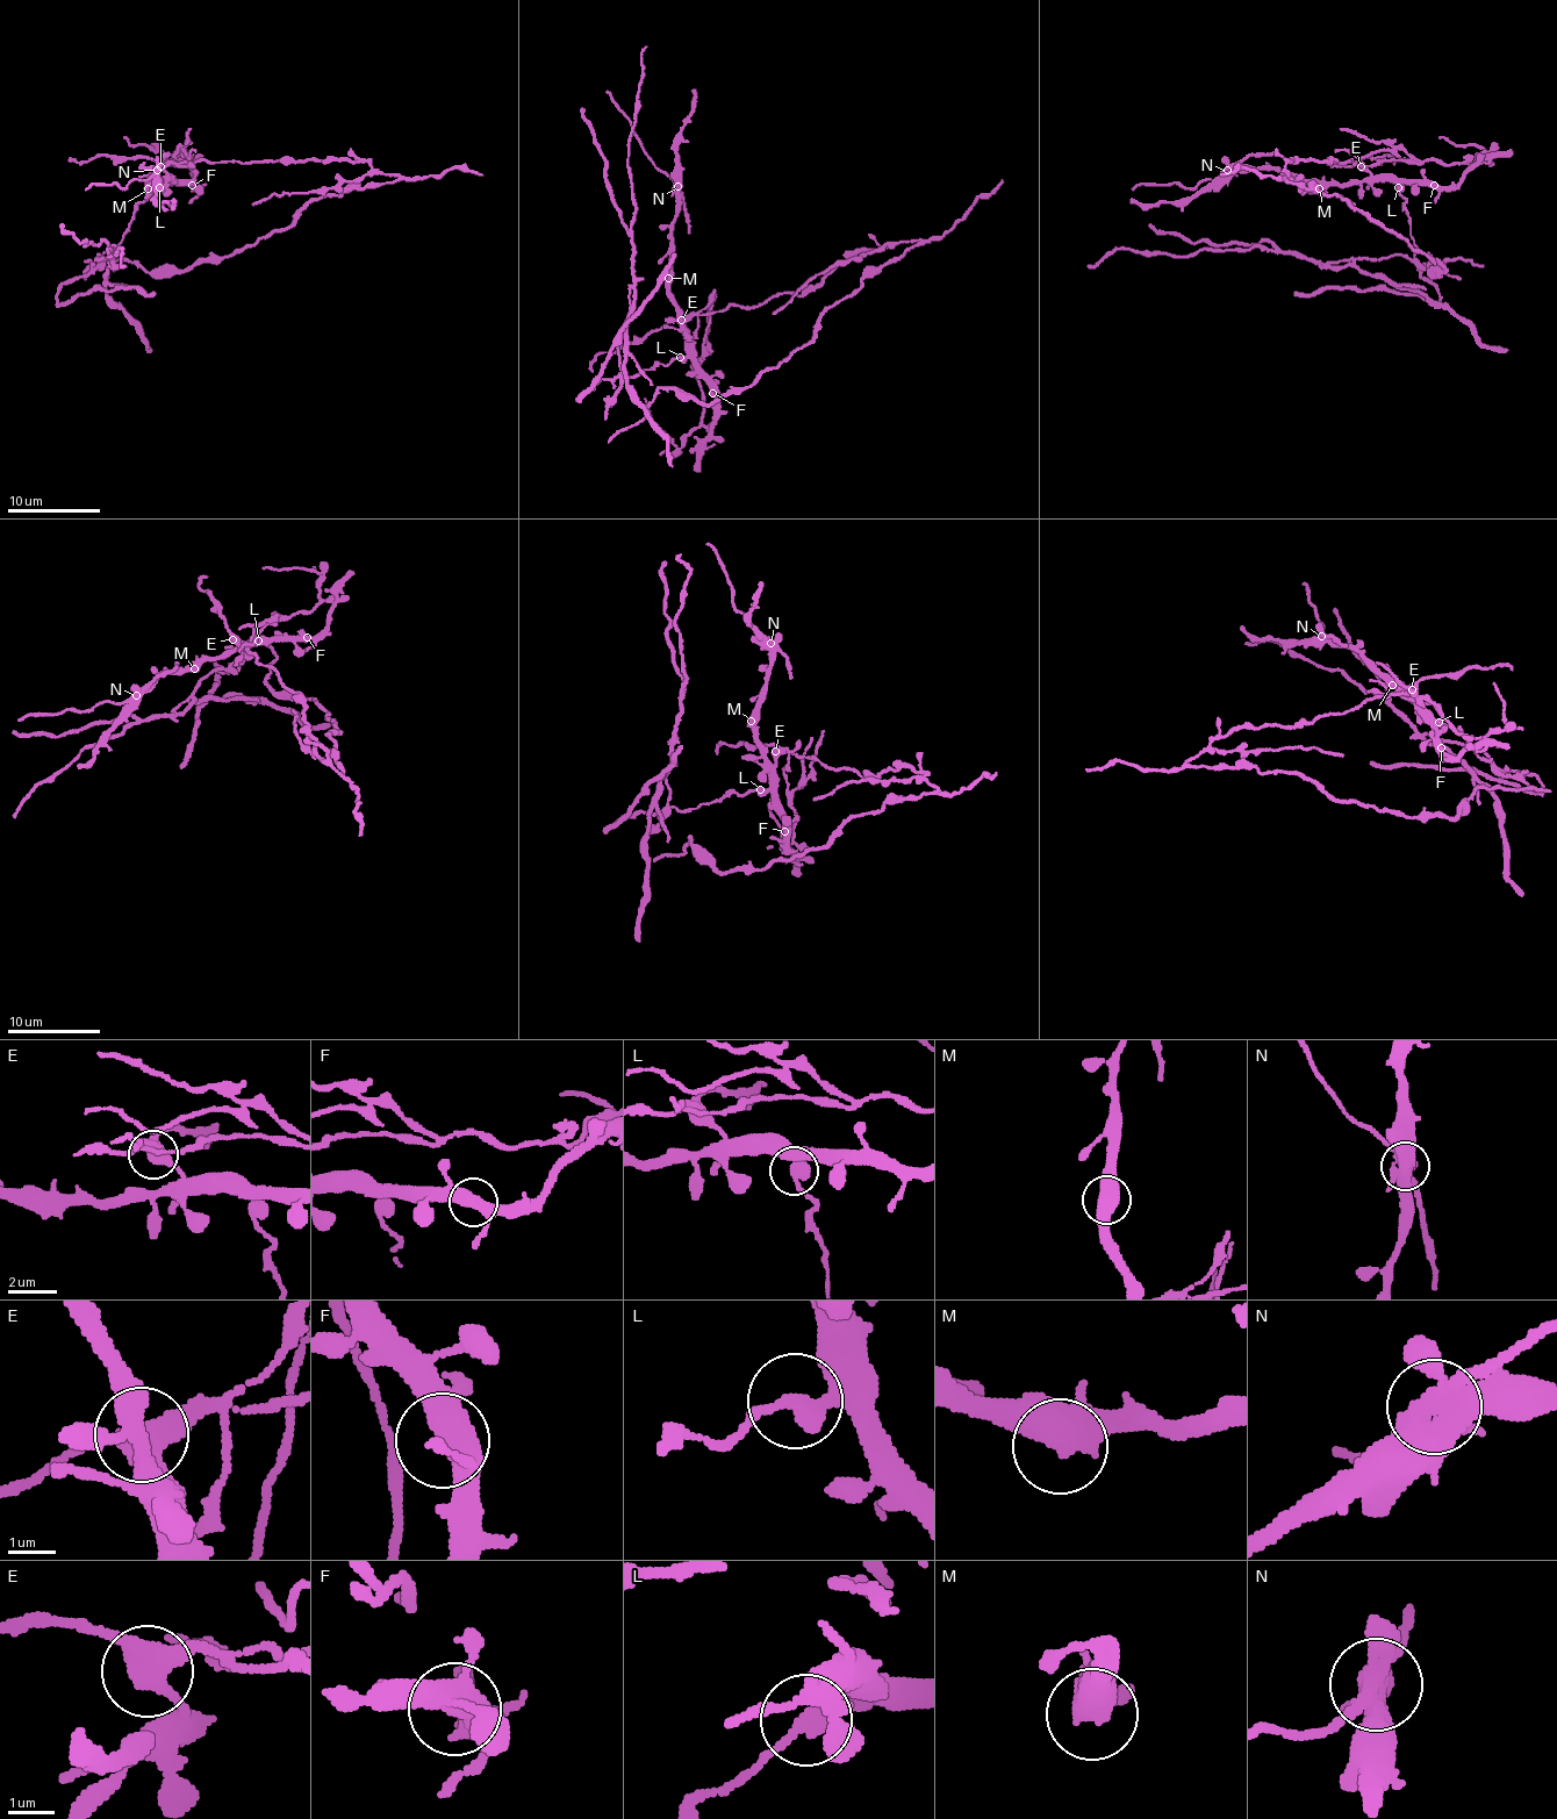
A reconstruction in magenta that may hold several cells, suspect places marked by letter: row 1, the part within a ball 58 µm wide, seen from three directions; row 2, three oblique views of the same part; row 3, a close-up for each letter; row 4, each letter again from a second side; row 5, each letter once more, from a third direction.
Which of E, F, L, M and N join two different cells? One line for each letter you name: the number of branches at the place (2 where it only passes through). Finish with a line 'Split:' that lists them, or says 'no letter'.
E: 3 branches meet
L: 2 branches meet
N: 4 branches meet
Split: E, L, N

